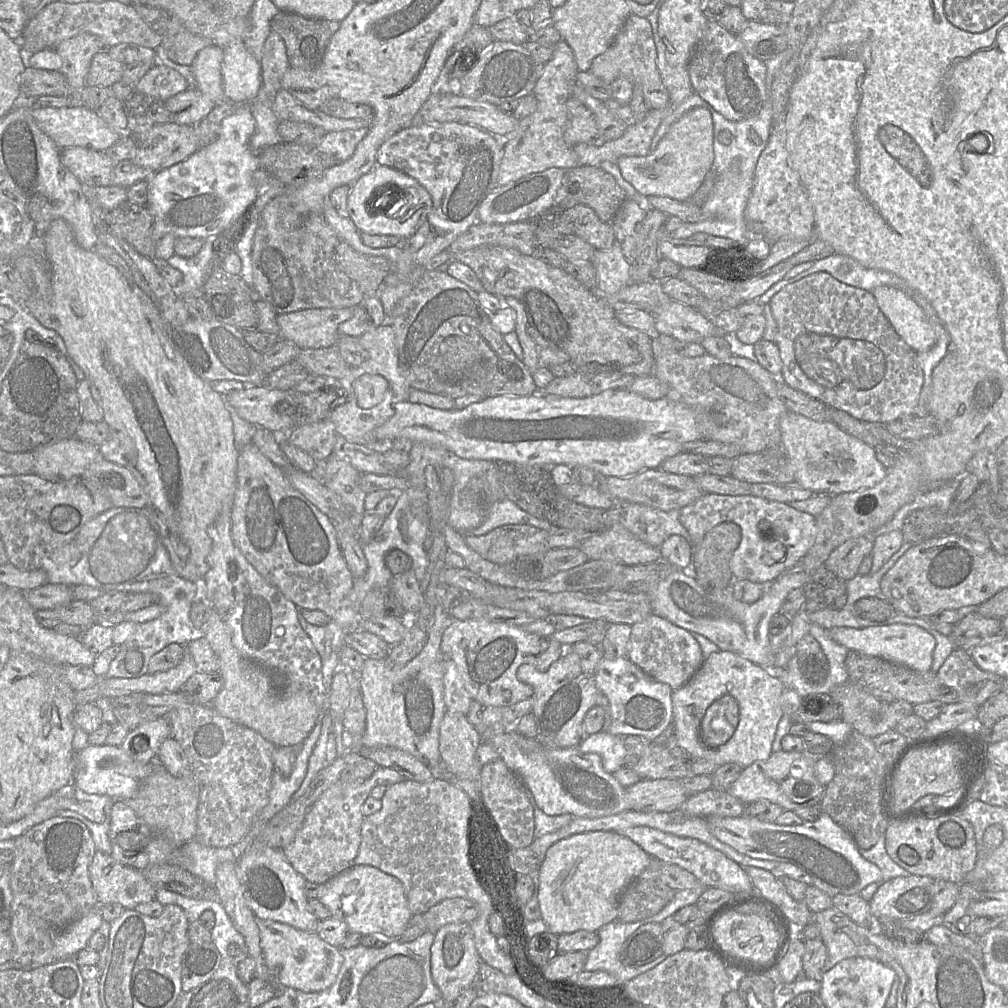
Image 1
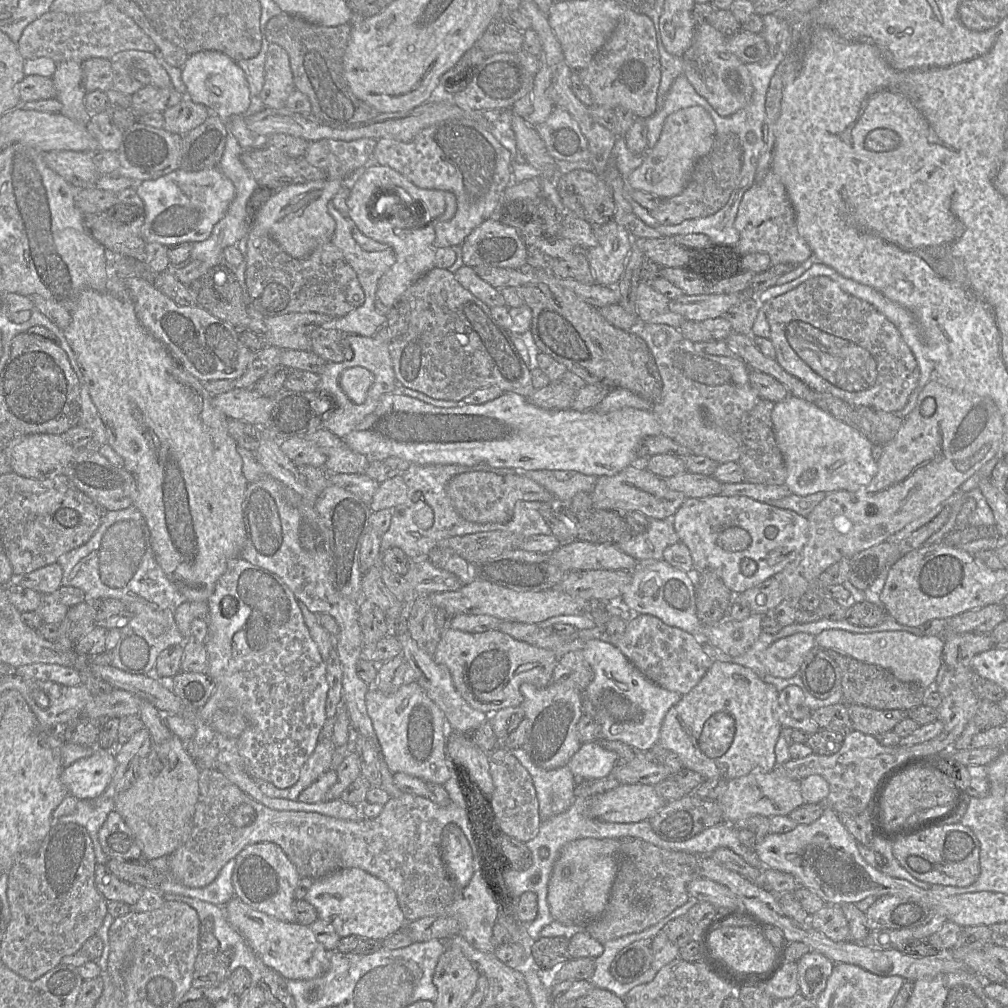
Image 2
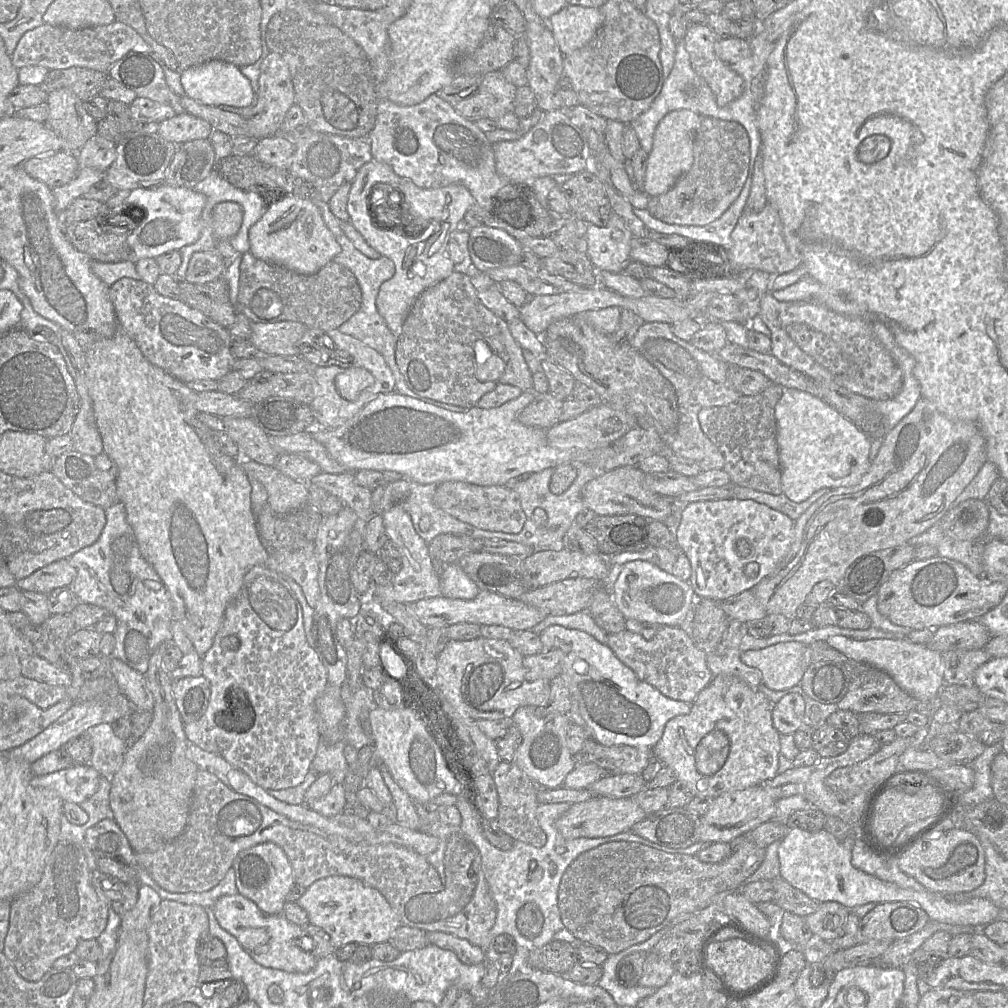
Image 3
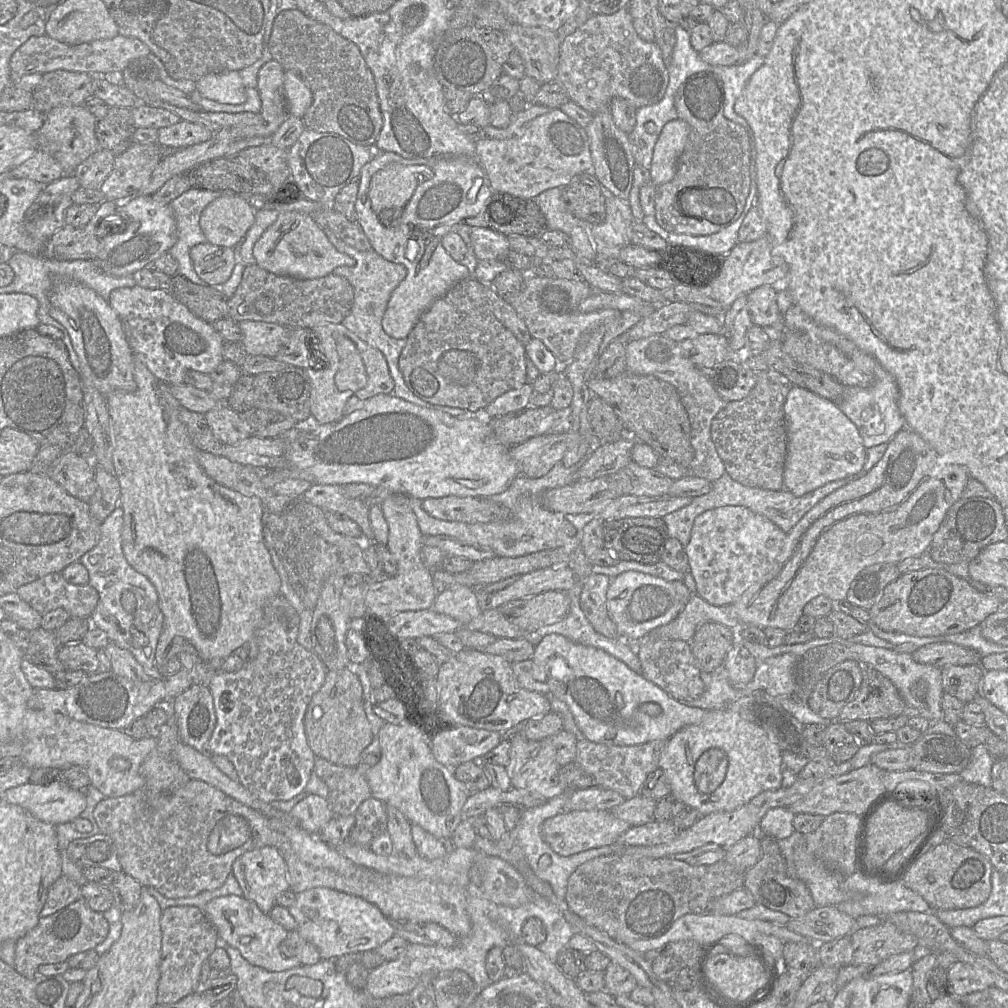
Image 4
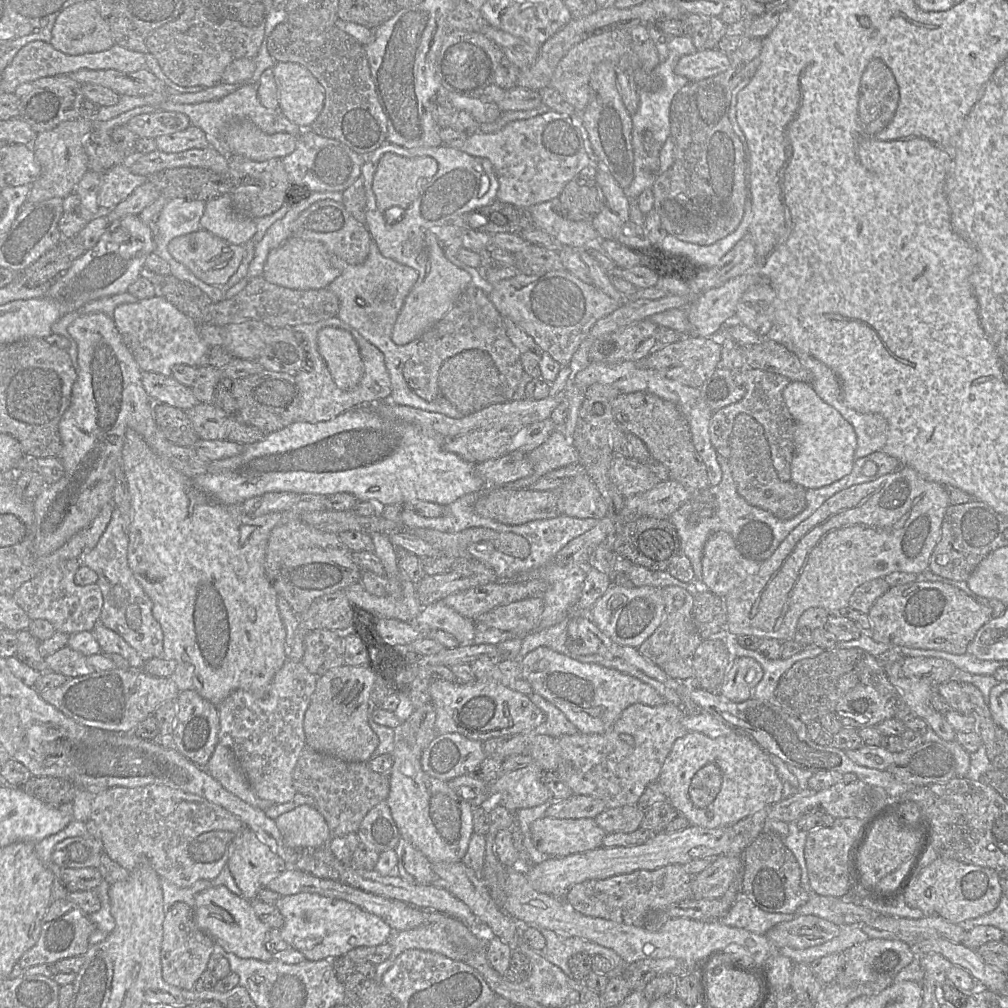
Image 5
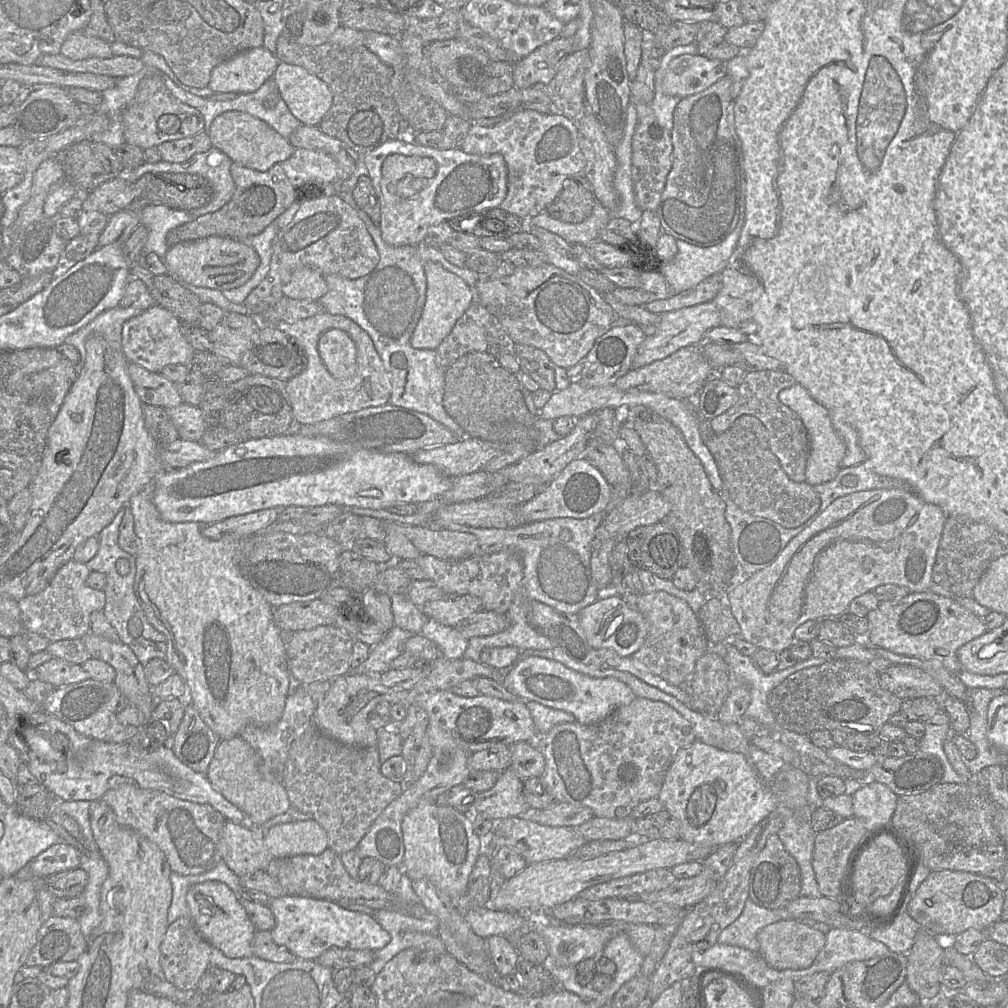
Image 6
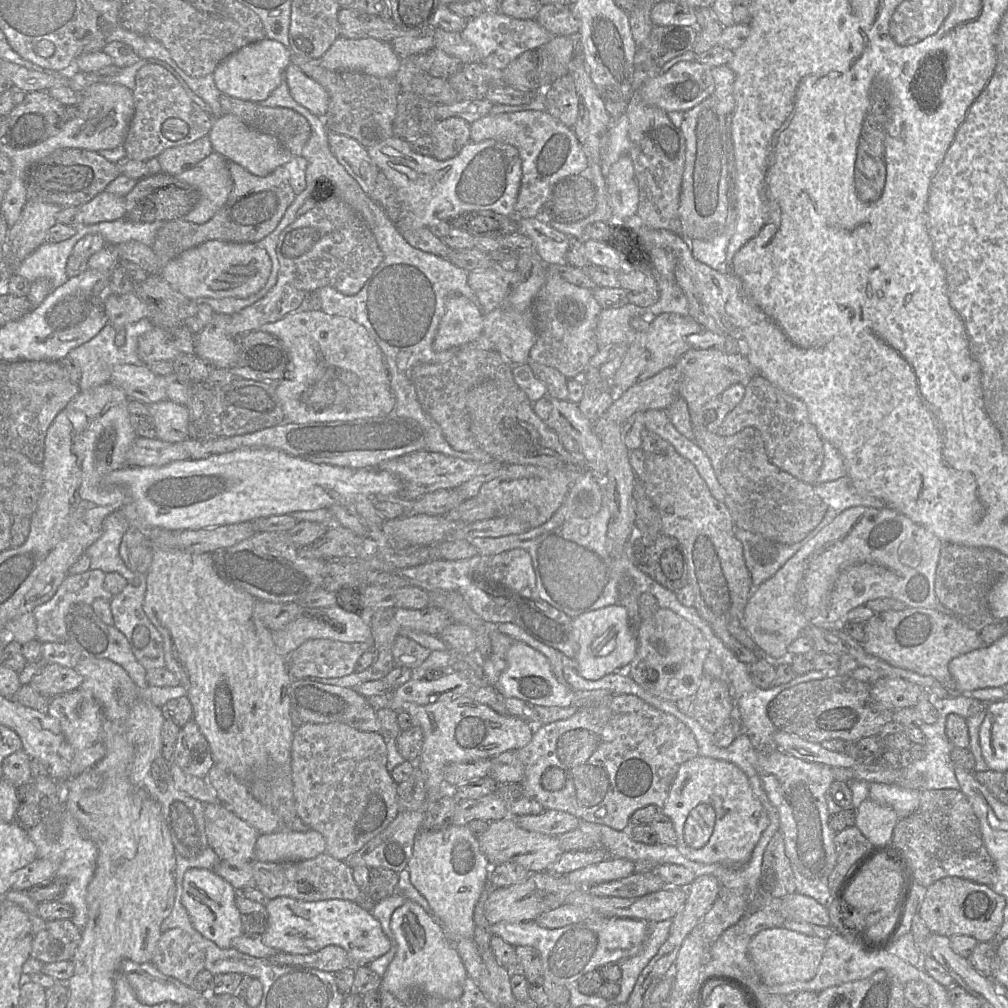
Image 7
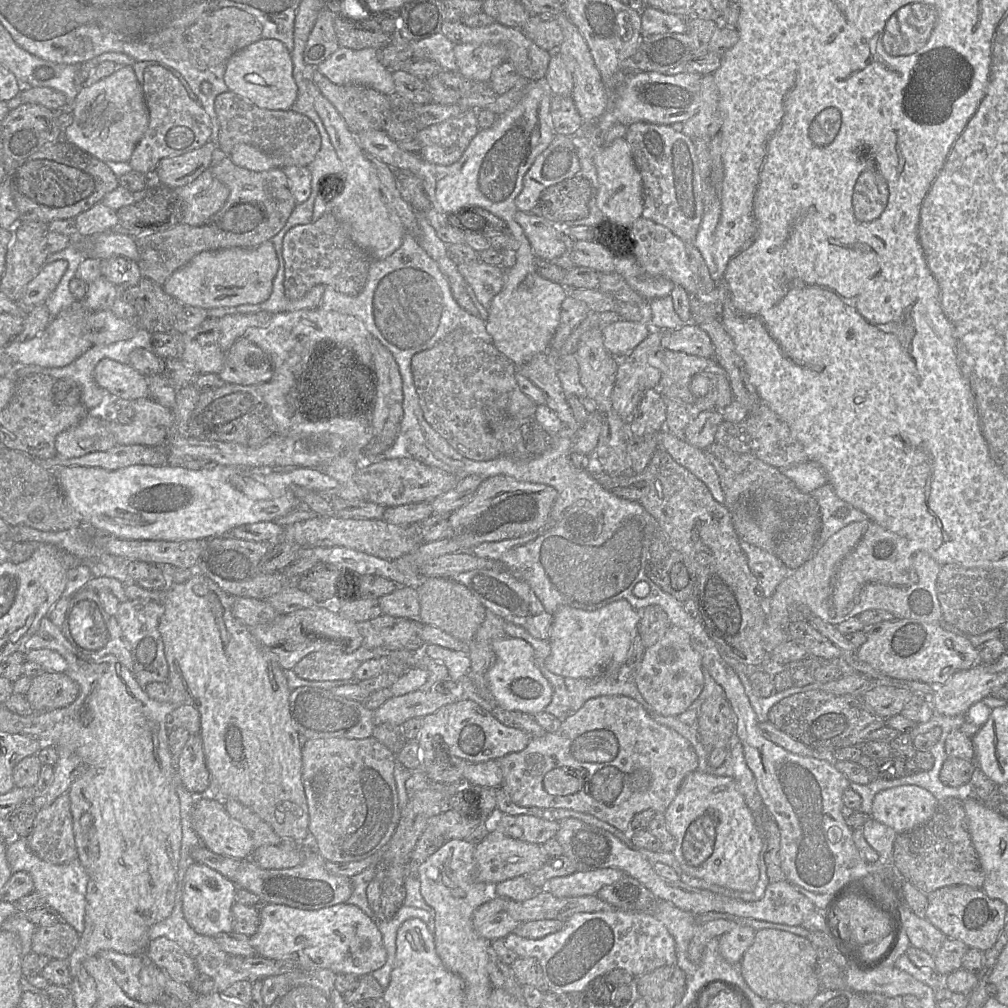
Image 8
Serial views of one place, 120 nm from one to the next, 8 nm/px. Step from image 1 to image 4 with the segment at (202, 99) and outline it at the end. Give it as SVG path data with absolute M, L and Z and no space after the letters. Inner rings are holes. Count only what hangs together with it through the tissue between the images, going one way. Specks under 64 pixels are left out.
M182 119L176 124L158 129L157 143L164 149L178 150L205 142L213 133L203 125Z

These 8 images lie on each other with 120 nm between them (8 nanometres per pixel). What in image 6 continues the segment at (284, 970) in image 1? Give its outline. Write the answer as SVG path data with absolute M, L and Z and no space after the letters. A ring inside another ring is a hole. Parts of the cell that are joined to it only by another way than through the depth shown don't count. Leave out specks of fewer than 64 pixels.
M207 881L192 885L186 894L189 915L197 932L214 948L229 958L253 956L252 940L256 929L239 897L225 883Z

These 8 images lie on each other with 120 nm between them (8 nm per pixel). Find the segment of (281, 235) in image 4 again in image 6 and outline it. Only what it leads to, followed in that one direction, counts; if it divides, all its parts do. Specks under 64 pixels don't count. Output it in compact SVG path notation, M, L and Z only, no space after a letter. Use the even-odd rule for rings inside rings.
M311 268L293 272L290 281L284 285L284 296L297 300L318 301L328 291L325 276Z

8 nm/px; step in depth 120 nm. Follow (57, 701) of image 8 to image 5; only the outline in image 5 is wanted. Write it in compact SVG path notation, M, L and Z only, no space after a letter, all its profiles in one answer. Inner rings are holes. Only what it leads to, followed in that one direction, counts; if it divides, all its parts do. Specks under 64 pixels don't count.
M68 646L45 658L45 667L46 671L63 674L70 679L96 672L87 656Z

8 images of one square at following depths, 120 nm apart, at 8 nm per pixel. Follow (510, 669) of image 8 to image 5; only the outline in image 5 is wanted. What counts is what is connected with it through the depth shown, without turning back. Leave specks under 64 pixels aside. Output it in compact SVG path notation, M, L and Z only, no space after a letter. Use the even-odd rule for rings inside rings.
M543 646L531 651L520 664L522 676L533 692L560 709L583 734L608 732L622 712L632 704L656 706L670 703L652 686L631 675L596 663L580 662L548 647Z

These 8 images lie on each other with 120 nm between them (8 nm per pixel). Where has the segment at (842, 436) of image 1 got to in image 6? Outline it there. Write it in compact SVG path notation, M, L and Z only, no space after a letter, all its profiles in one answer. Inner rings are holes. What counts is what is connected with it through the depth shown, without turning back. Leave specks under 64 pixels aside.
M799 383L781 390L778 398L783 405L799 416L807 430L810 451L805 470L806 482L814 486L831 481L841 468L840 464L846 453L846 445L834 430L829 411L814 400Z

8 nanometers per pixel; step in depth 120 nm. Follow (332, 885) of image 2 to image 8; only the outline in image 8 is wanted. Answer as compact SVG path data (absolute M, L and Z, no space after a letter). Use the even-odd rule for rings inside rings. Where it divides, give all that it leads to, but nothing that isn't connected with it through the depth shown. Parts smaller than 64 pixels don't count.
M347 903L319 910L302 910L281 904L266 904L260 910L260 924L257 932L250 937L250 944L257 955L274 960L291 960L301 970L329 969L335 974L354 974L359 977L381 968L387 956L382 935L374 920L359 907Z

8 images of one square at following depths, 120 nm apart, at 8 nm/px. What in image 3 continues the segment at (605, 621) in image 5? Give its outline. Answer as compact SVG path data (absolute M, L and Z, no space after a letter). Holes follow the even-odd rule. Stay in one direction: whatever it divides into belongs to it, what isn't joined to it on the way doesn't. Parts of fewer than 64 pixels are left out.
M636 560L623 565L617 580L611 586L613 601L625 619L681 627L696 596L690 582L683 581L656 565Z

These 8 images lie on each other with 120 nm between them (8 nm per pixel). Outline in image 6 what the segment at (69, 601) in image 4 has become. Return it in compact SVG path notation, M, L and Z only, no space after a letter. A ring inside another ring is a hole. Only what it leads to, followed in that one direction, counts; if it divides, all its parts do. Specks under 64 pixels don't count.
M70 560L56 572L43 591L20 599L18 605L24 630L37 633L50 642L80 639L90 632L91 613L102 611L106 599L103 590L87 586L90 572L85 563Z

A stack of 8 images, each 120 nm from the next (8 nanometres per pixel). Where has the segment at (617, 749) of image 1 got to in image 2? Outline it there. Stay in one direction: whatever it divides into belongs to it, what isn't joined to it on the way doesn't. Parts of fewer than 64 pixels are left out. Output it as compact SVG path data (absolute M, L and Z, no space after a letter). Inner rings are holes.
M599 740L582 743L568 766L578 781L607 777L617 766L618 754L604 748Z

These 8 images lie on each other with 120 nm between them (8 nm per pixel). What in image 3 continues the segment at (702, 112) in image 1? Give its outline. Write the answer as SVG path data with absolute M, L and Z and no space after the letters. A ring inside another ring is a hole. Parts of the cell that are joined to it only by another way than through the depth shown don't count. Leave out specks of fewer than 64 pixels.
M688 109L673 110L657 126L649 153L642 191L649 197L667 192L693 163L693 143L701 116Z

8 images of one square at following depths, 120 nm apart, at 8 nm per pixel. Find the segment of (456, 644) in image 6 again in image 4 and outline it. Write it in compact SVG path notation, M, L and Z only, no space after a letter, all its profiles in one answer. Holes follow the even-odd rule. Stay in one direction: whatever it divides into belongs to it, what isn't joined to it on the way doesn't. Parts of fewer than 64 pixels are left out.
M459 584L439 593L430 609L464 625L477 618L481 613L475 589Z

